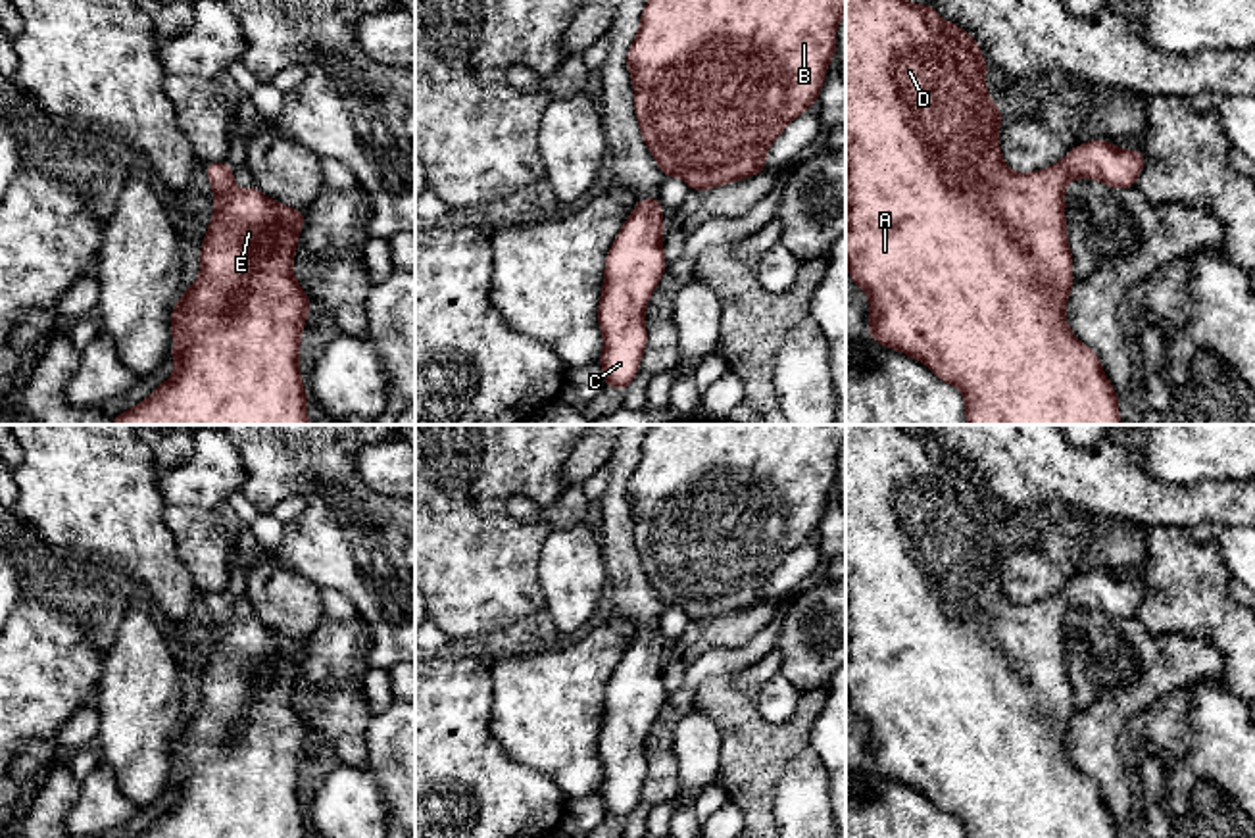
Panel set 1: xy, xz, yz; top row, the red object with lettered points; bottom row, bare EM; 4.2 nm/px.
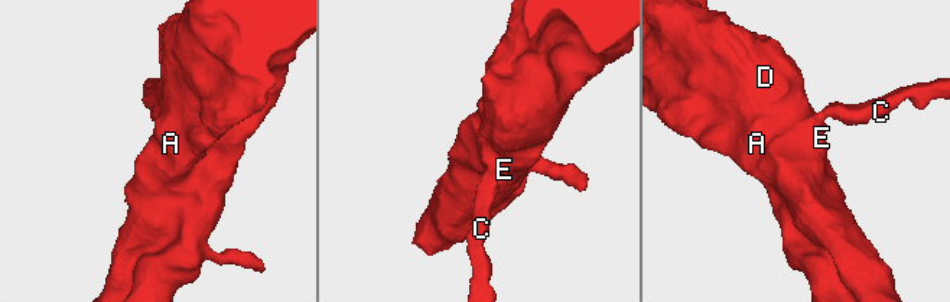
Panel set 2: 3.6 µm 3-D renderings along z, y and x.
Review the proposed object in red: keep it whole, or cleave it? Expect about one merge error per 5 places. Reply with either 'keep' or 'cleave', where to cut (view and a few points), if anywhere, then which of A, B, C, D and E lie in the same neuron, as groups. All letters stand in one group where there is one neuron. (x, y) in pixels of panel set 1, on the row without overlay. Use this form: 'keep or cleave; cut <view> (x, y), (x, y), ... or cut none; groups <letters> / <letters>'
keep; cut none; groups A B C D E

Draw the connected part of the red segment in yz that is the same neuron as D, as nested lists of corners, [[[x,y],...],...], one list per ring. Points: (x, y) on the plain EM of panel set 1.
[[[846,425],[846,698],[849,709],[869,725],[869,767],[923,792],[940,811],[955,815],[965,826],[965,838],[1119,838],[1117,823],[1097,784],[1082,775],[1065,752],[1065,736],[1074,715],[1065,617],[1070,609],[1094,609],[1113,621],[1134,619],[1145,586],[1140,580],[1119,580],[1109,571],[1090,571],[1044,602],[1011,602],[1003,594],[997,571],[997,559],[1005,548],[990,530],[984,511],[988,500],[974,469],[926,432],[915,436],[899,425]]]

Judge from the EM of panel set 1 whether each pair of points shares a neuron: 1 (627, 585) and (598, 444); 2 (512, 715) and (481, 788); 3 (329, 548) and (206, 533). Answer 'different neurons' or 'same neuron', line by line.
1: different neurons
2: different neurons
3: different neurons

